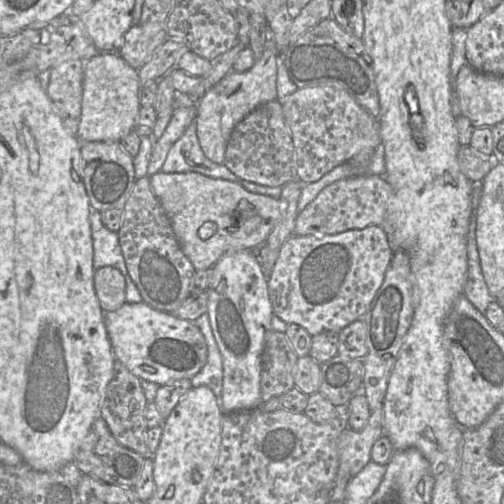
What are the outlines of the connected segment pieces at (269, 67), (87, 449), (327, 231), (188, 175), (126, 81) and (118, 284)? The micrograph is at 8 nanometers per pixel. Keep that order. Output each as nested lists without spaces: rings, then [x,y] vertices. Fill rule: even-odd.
[[[274,34],[268,37],[264,51],[245,72],[230,71],[197,104],[196,133],[204,155],[216,164],[225,159],[226,147],[234,127],[261,104],[277,99],[276,80],[278,55]]]
[[[97,417],[90,430],[82,441],[74,462],[82,474],[86,474],[109,484],[122,487],[131,487],[138,481],[143,468],[142,455],[121,445],[110,432],[107,423],[102,417]]]
[[[364,174],[341,179],[326,186],[309,203],[295,220],[293,235],[325,236],[351,229],[363,229],[370,225],[381,225],[392,189],[383,176]]]
[[[157,172],[149,177],[150,186],[166,212],[181,247],[194,269],[212,268],[225,254],[260,247],[280,219],[280,200],[270,196],[251,193],[241,185],[223,179],[214,179],[197,172]]]
[[[99,52],[85,61],[81,120],[76,137],[84,142],[119,142],[134,129],[140,110],[141,83],[138,69],[131,67],[118,52]]]
[[[104,266],[95,270],[94,288],[104,311],[117,310],[126,302],[126,282],[122,273],[115,267]]]

